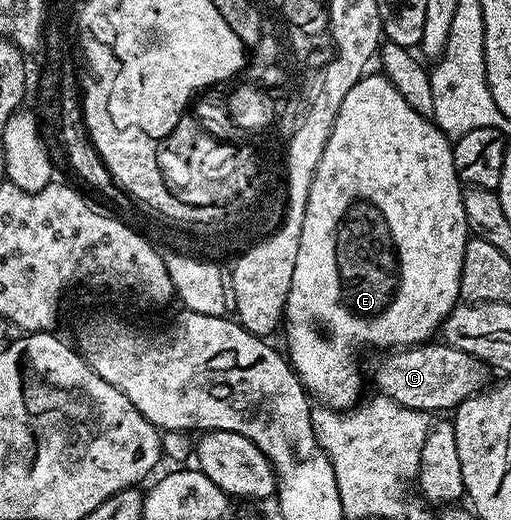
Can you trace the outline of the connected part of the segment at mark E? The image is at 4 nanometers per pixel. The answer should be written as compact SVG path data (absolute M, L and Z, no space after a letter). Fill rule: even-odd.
M364 75L351 89L345 90L342 104L338 106L338 117L330 131L330 139L314 172L312 191L308 195L308 207L304 215L304 231L300 235L300 255L296 255L296 267L292 271L292 287L288 291L284 314L285 329L287 328L286 349L290 352L290 361L294 364L299 379L306 384L307 391L312 396L319 397L330 411L345 411L359 404L362 373L358 370L353 355L350 354L353 345L419 346L429 342L439 332L442 322L460 301L458 288L462 278L462 259L468 240L468 226L462 202L464 186L459 181L454 166L454 147L451 138L447 137L429 116L422 116L415 111L389 78L383 75L370 76ZM314 325L326 325L330 334L325 337L324 334L317 333Z

